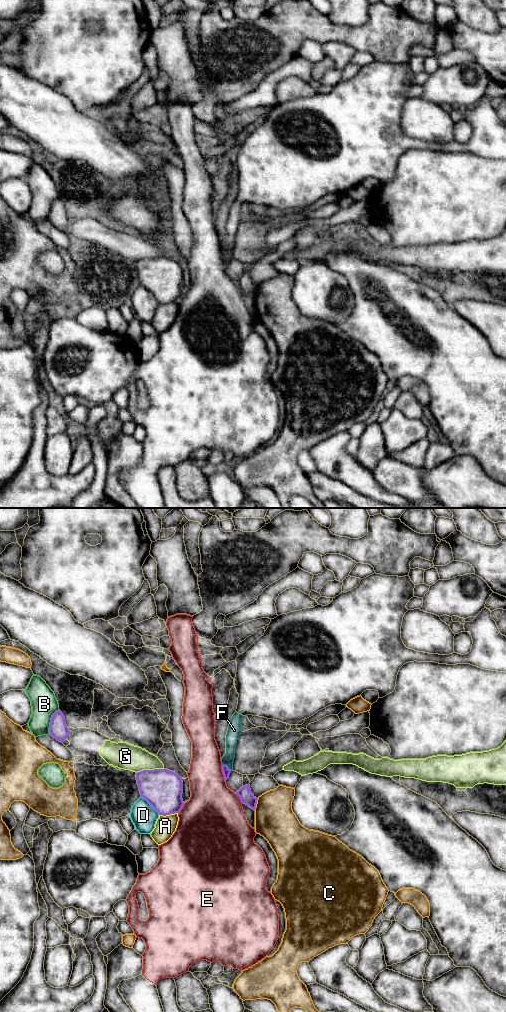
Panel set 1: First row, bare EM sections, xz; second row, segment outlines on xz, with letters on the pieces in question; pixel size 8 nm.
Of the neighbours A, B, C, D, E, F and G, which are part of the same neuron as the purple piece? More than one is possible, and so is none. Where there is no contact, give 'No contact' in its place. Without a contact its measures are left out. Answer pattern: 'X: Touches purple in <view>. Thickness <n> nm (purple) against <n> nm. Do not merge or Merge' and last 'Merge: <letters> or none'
A: Touches purple in xz. Thickness 320 nm (purple) against 170 nm. Do not merge
B: Touches purple in xz. Thickness 150 nm (purple) against 220 nm. Do not merge
C: Touches purple in xz. Thickness 110 nm (purple) against 320 nm. Do not merge
D: Touches purple in xz. Thickness 320 nm (purple) against 200 nm. Do not merge
E: Touches purple in xz. Thickness 60 nm (purple) against 360 nm. Do not merge
F: Touches purple in xz. Thickness 60 nm (purple) against 100 nm. Do not merge
G: Touches purple in xz. Thickness 320 nm (purple) against 220 nm. Do not merge
Merge: none

